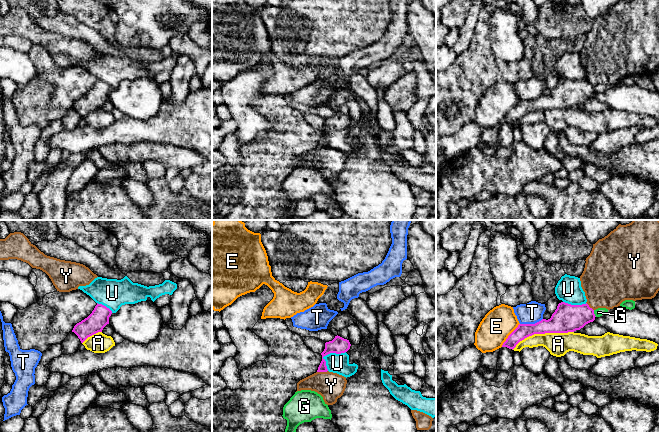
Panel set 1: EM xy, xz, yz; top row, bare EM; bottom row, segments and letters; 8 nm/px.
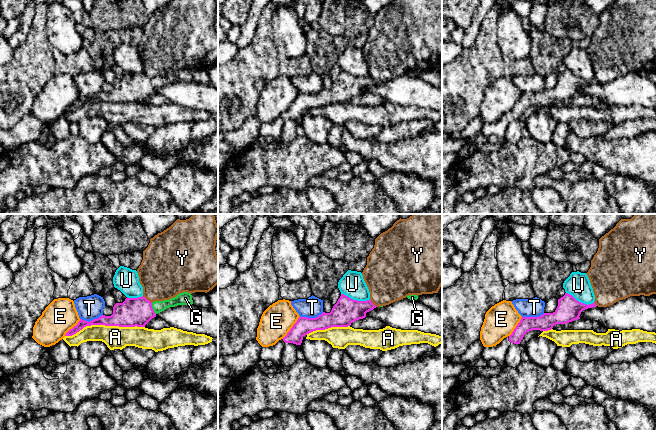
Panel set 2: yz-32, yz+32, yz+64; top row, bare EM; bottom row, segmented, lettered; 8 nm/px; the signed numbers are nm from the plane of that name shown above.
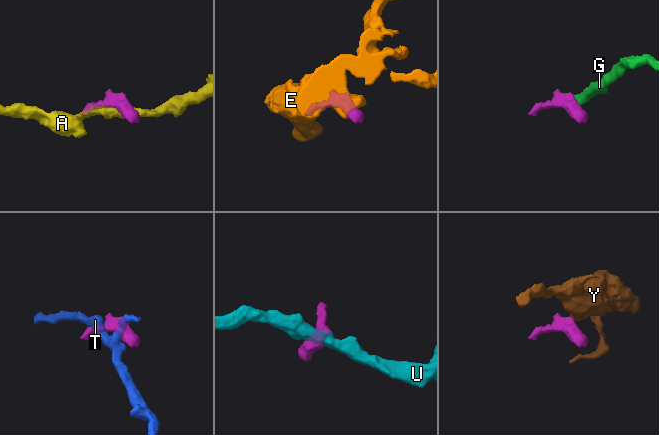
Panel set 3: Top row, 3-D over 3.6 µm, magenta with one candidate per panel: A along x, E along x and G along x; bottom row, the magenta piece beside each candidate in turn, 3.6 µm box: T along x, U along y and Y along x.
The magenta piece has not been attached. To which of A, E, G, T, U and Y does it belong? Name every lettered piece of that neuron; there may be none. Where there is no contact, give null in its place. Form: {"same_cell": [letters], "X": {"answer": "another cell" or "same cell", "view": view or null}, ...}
{"same_cell": ["G"], "A": {"answer": "another cell", "view": "yz"}, "E": {"answer": "another cell", "view": "yz"}, "G": {"answer": "same cell", "view": "yz"}, "T": {"answer": "another cell", "view": "yz"}, "U": {"answer": "another cell", "view": "xz"}, "Y": {"answer": "another cell", "view": "xz"}}

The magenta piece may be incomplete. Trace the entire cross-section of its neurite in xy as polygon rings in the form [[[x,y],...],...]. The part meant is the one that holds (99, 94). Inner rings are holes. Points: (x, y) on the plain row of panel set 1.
[[[97,79],[92,89],[87,94],[77,99],[72,108],[74,108],[81,119],[83,119],[88,113],[102,108],[103,104],[109,100],[111,90],[112,87],[109,84]]]

